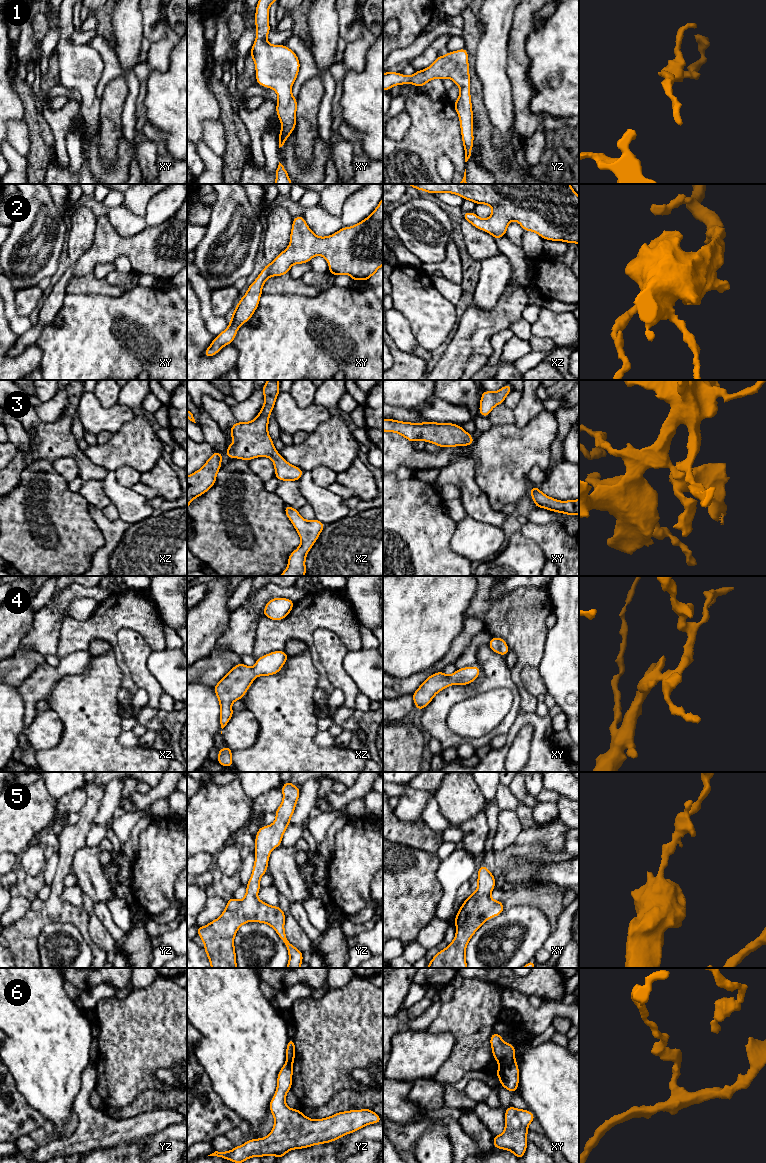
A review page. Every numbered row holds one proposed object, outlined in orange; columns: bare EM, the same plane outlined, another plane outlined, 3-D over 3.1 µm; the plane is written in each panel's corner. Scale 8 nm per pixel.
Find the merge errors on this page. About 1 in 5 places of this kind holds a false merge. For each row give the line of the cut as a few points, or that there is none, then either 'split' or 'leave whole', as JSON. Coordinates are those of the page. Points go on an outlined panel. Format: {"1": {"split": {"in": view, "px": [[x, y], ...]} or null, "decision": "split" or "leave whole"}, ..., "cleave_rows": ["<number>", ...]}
{"1": {"split": null, "decision": "leave whole"}, "2": {"split": null, "decision": "leave whole"}, "3": {"split": null, "decision": "leave whole"}, "4": {"split": null, "decision": "leave whole"}, "5": {"split": null, "decision": "leave whole"}, "6": {"split": {"in": "xy", "px": [[514, 1061], [500, 1065]]}, "decision": "split"}, "cleave_rows": ["6"]}

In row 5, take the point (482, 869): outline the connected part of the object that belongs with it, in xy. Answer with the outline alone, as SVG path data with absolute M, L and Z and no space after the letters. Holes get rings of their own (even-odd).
M480 865L478 868L478 887L463 902L455 916L456 935L448 947L439 951L429 962L427 968L468 968L466 946L475 932L492 917L499 916L505 909L502 901L490 897L495 889L496 878L490 870Z

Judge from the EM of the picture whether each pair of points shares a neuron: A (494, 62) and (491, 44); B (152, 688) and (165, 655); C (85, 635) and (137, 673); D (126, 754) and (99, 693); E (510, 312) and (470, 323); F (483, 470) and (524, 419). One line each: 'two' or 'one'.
A: one
B: two
C: two
D: one
E: one
F: two

